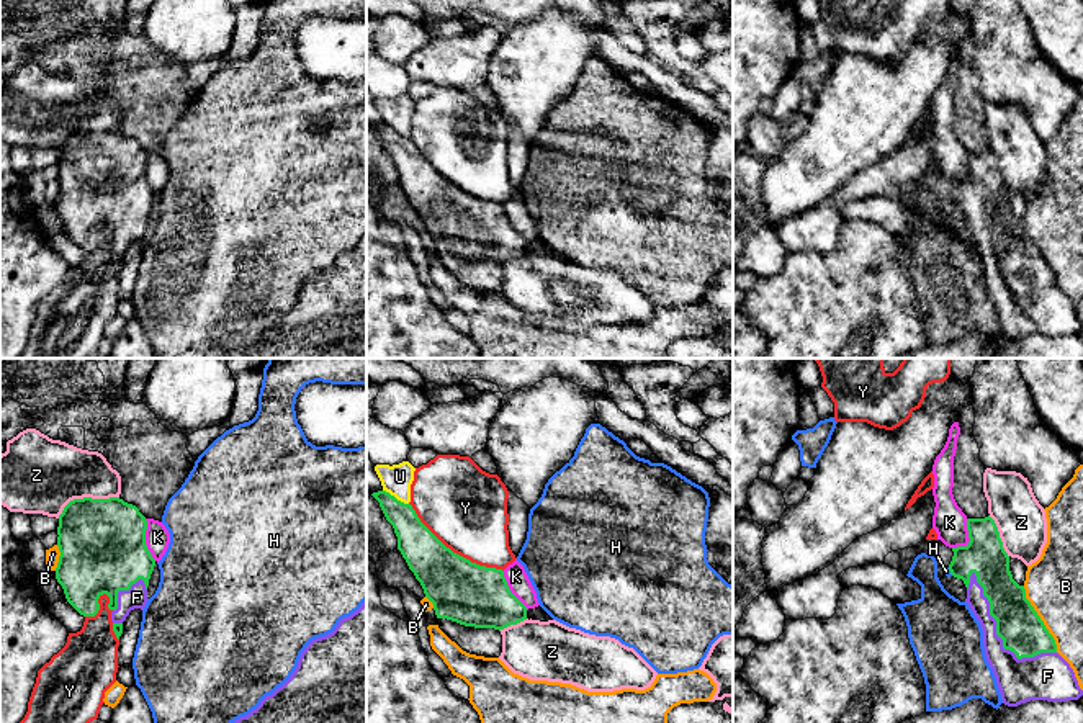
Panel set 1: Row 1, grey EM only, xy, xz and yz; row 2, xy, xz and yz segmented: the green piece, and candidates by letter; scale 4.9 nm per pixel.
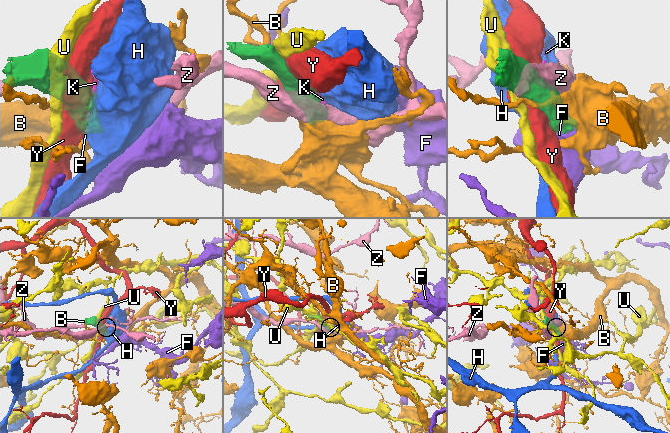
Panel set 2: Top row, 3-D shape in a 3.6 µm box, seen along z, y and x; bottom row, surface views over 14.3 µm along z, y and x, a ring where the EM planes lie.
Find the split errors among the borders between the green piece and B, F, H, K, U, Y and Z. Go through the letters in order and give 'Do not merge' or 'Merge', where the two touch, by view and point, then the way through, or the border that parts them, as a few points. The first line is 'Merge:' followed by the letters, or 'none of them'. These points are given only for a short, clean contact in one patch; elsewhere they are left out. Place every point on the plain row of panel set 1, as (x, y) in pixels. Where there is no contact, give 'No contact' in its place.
Merge: F
B: Do not merge. Touches green at yz (1039, 252)
F: Merge. Touches green at yz (997, 267)
H: Do not merge. Touches green at yz (949, 203)
K: Do not merge. Touches green at xy (144, 174)
U: Do not merge. Touches green at xz (395, 131)
Y: Do not merge. Touches green at xz (452, 185)
Z: Do not merge. Touches green at xy (85, 131)

